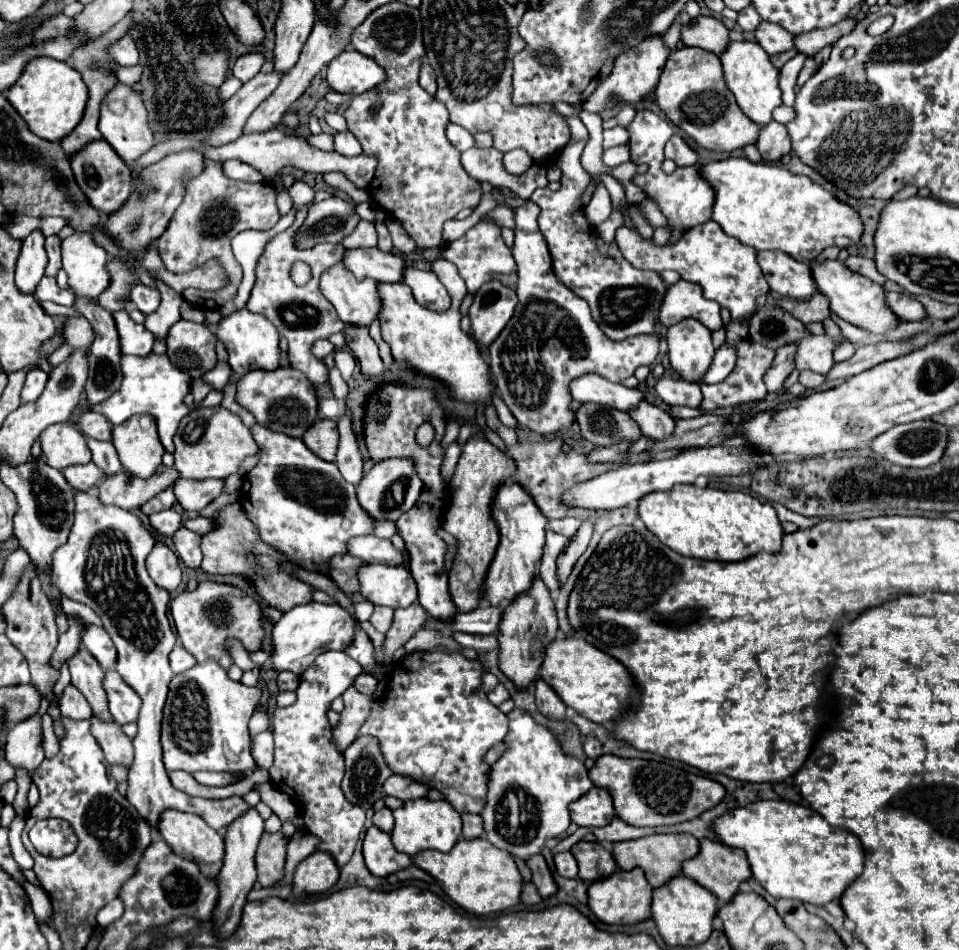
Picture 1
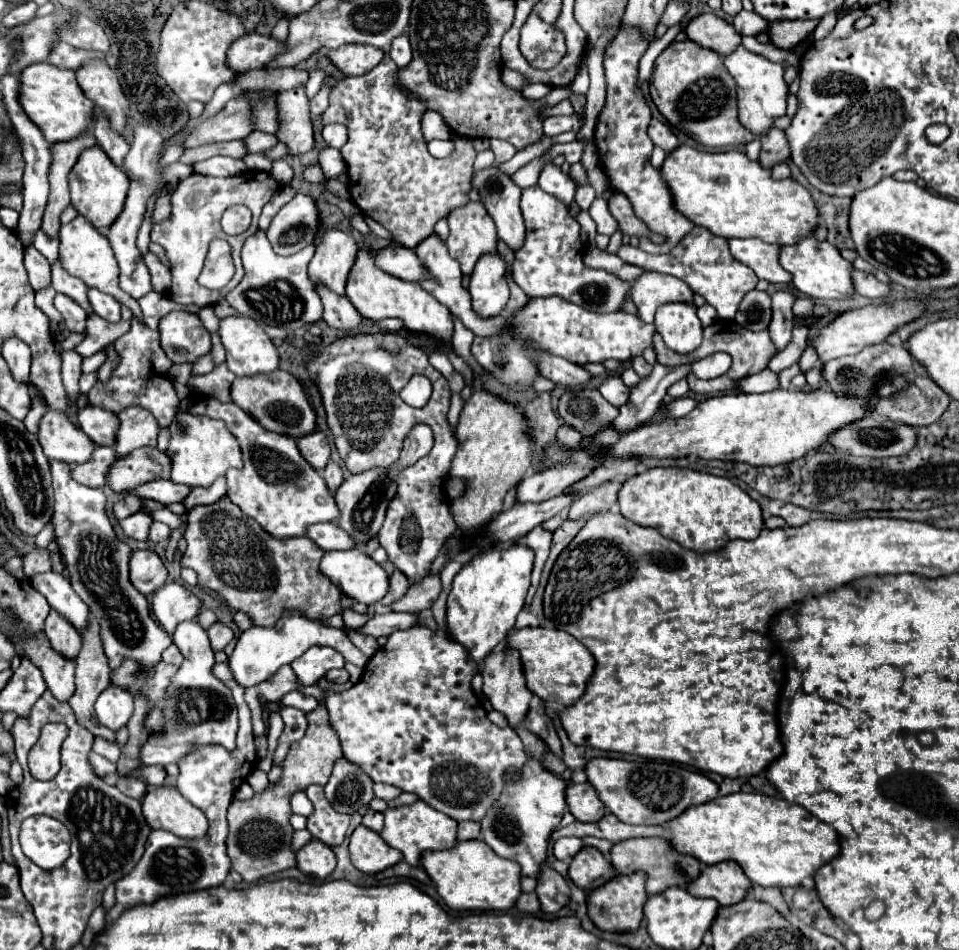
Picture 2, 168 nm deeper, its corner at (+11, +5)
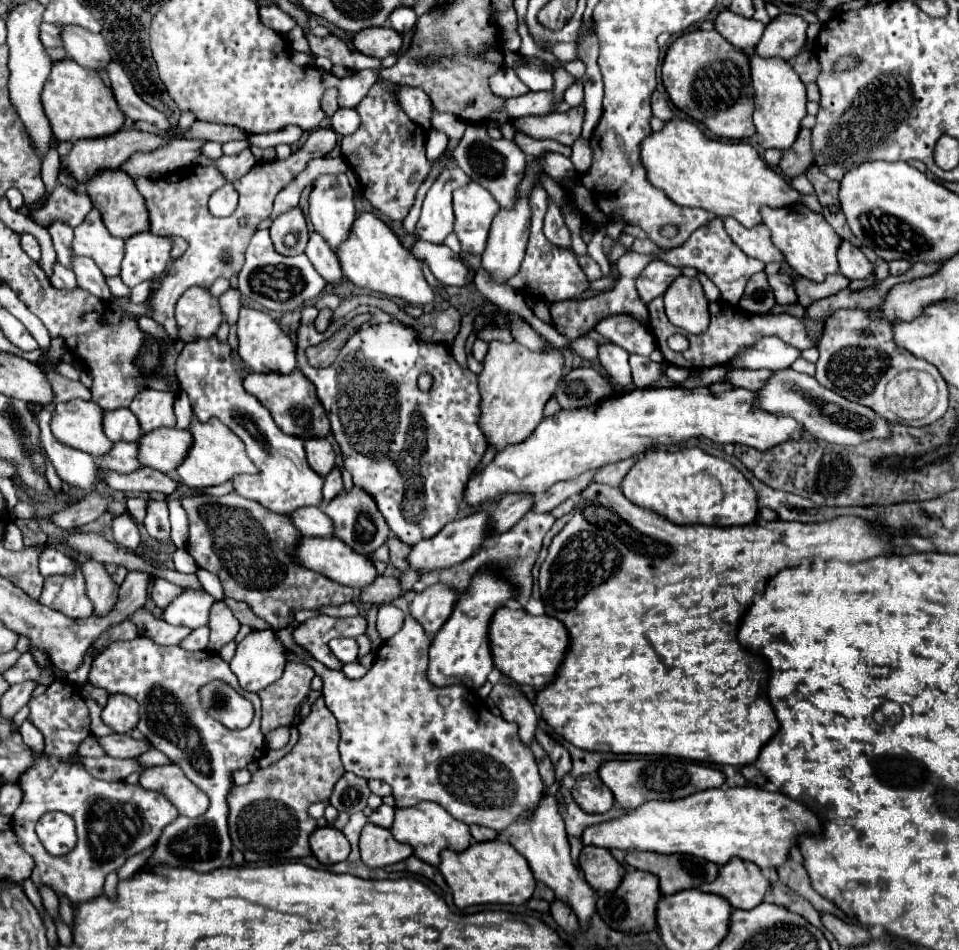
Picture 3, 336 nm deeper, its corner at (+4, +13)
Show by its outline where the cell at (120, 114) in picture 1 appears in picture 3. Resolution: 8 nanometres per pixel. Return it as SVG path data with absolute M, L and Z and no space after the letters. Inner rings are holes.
M76 25L62 27L62 41L68 57L86 69L106 71L108 63L112 61L108 45L98 33L90 33Z

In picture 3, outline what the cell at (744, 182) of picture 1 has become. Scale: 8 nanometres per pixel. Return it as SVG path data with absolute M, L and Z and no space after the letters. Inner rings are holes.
M672 119L664 123L664 129L660 133L652 133L648 139L644 139L642 163L648 171L650 183L660 187L676 205L700 207L722 219L734 217L748 229L762 223L760 207L768 205L772 209L778 209L784 205L796 205L800 203L800 197L802 197L782 173L778 173L758 155L758 151L750 143L726 143L726 141L708 139L702 135L702 131L694 123L684 121L684 119Z

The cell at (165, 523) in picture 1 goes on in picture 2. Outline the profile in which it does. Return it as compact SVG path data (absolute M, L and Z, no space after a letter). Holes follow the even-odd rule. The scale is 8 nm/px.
M137 511L135 515L127 517L127 519L121 519L119 521L119 527L123 529L123 533L131 539L137 539L137 541L147 541L147 535L149 535L149 525L153 523L153 519L145 513L145 511Z

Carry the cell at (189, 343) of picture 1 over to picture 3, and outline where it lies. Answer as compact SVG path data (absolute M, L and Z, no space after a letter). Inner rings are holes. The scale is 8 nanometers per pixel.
M202 287L188 289L176 303L178 339L182 343L192 341L192 337L212 337L222 319L218 301Z

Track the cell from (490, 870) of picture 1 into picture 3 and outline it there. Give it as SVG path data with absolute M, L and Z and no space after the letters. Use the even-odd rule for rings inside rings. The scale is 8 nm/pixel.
M500 839L494 841L474 841L468 849L456 853L450 849L444 849L442 853L440 871L452 889L456 907L464 909L470 905L482 905L482 903L510 903L510 905L522 905L532 897L536 879L528 867L528 861L510 845Z

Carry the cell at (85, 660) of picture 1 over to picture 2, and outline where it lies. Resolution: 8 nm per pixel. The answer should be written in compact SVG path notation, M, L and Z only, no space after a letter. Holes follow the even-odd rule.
M55 609L49 611L47 619L45 619L45 635L49 637L51 645L59 651L65 653L65 657L75 659L75 655L81 649L81 635L77 633L77 629L73 629L73 625L61 617Z

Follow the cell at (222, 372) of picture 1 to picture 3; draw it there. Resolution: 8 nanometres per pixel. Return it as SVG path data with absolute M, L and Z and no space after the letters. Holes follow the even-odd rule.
M228 289L218 301L228 325L234 325L238 321L238 311L240 311L240 291Z

